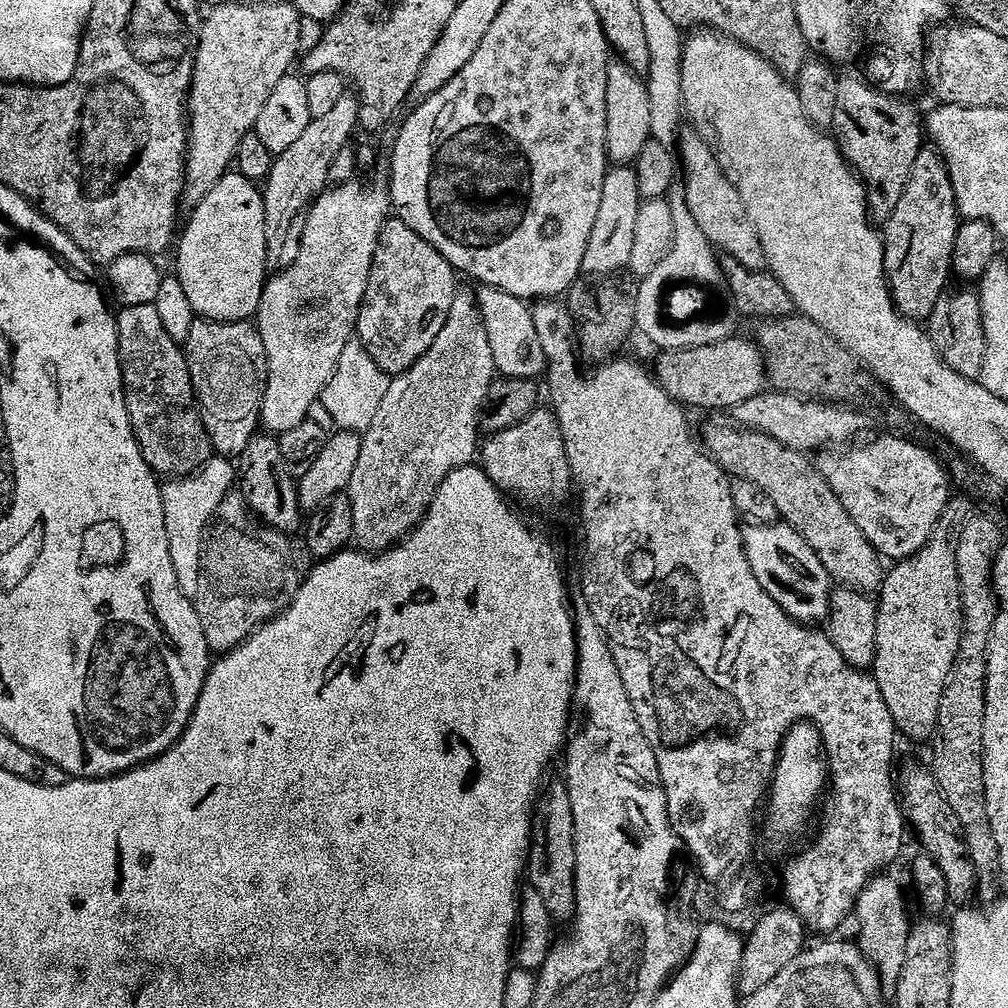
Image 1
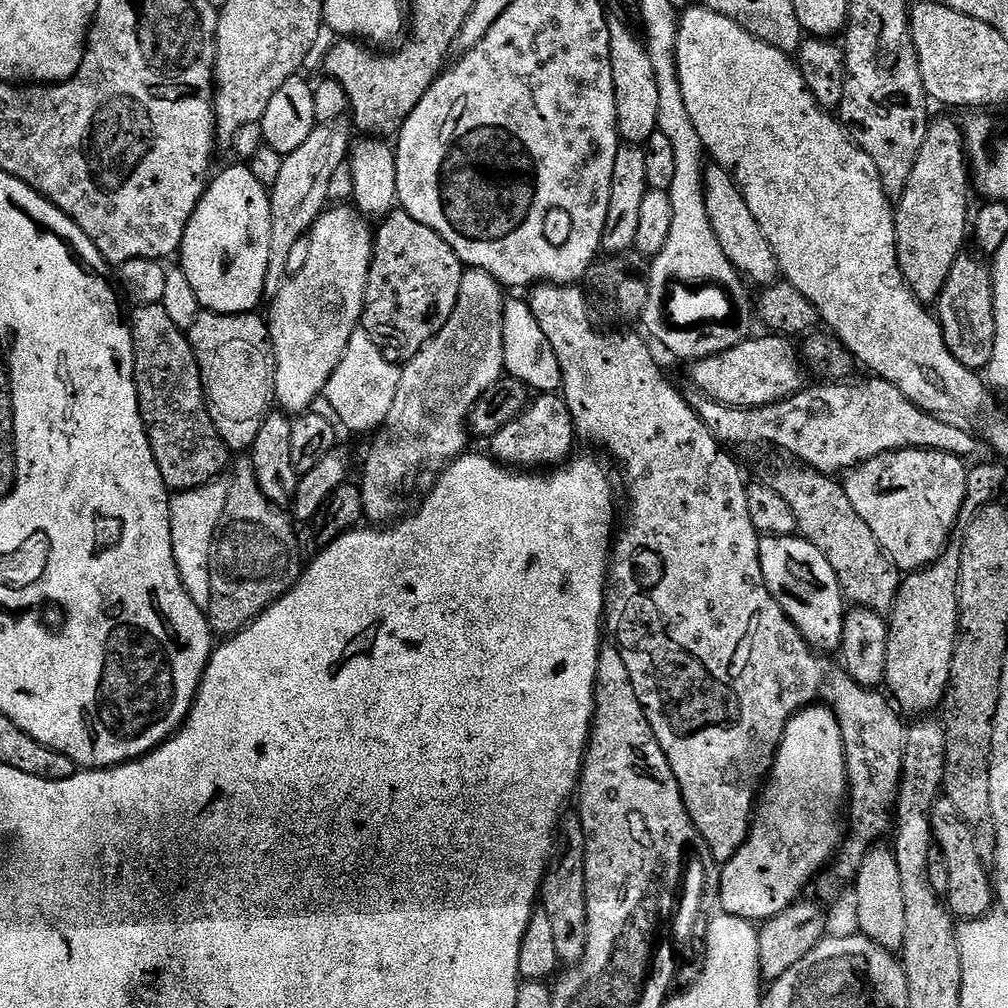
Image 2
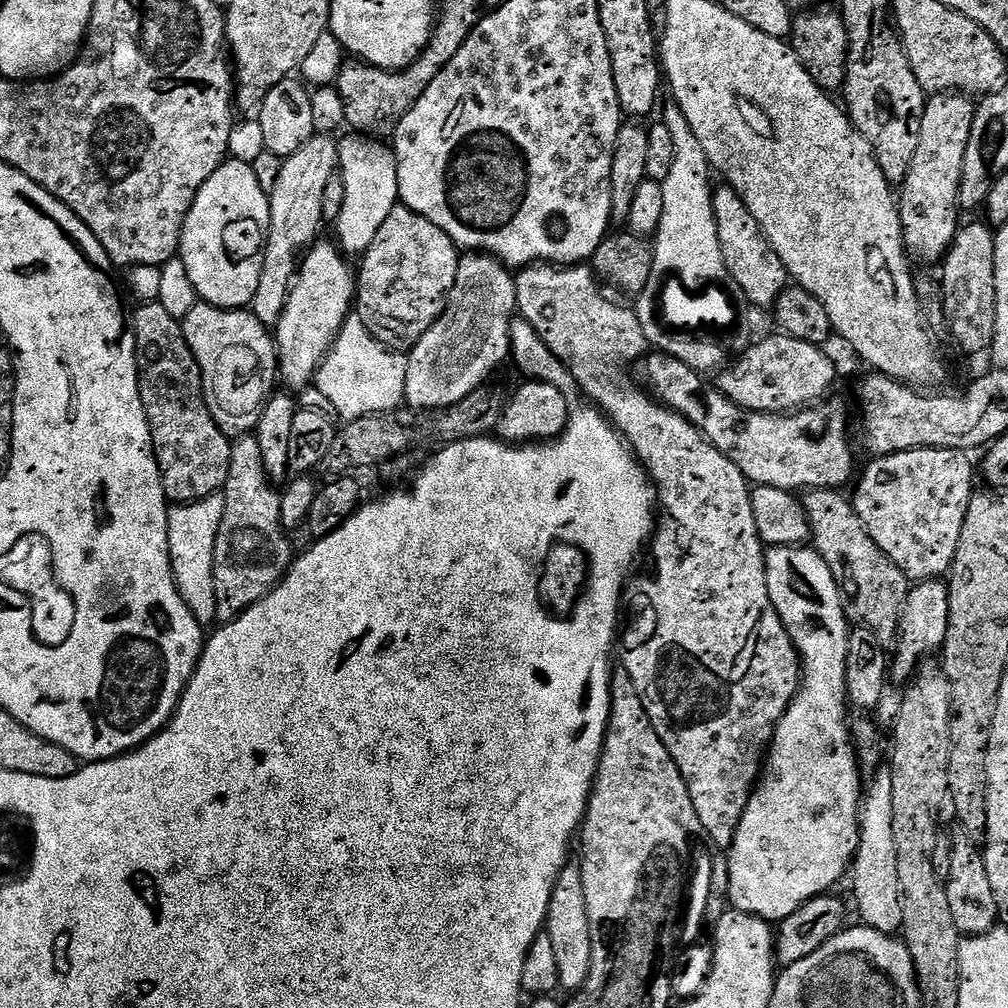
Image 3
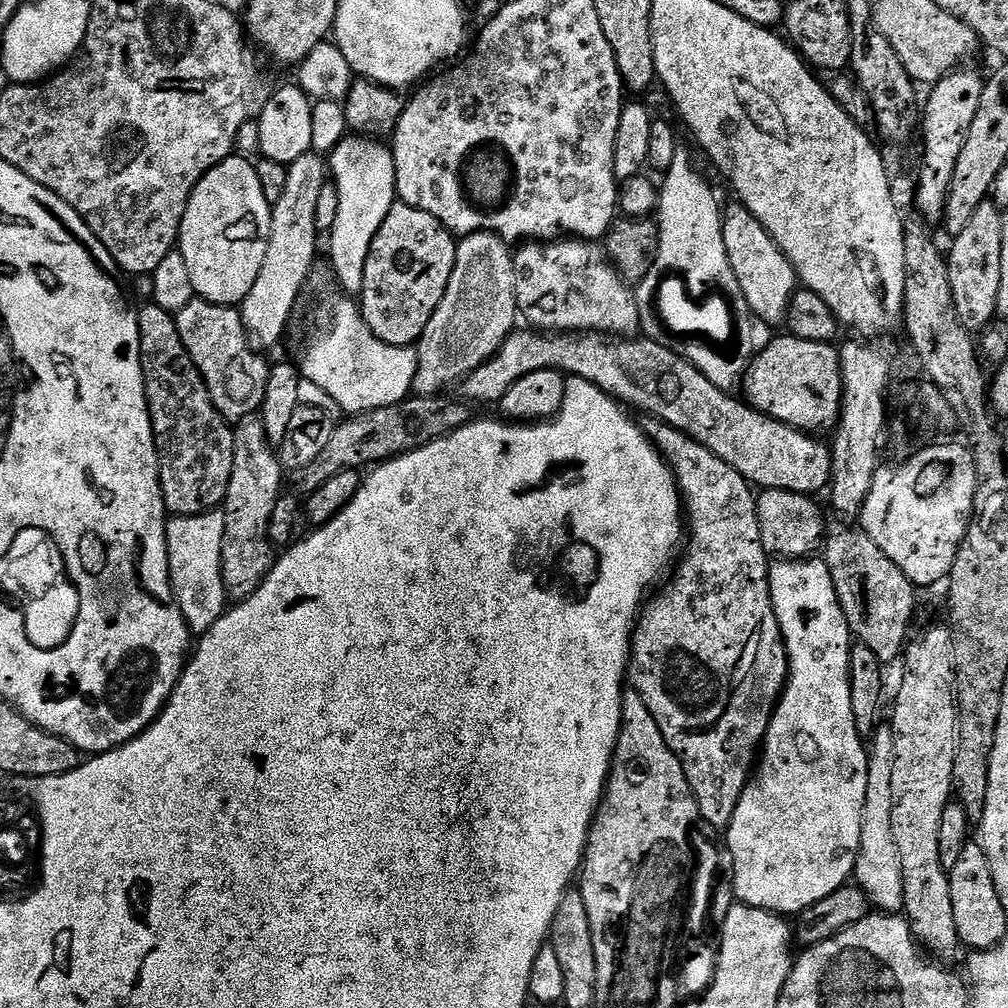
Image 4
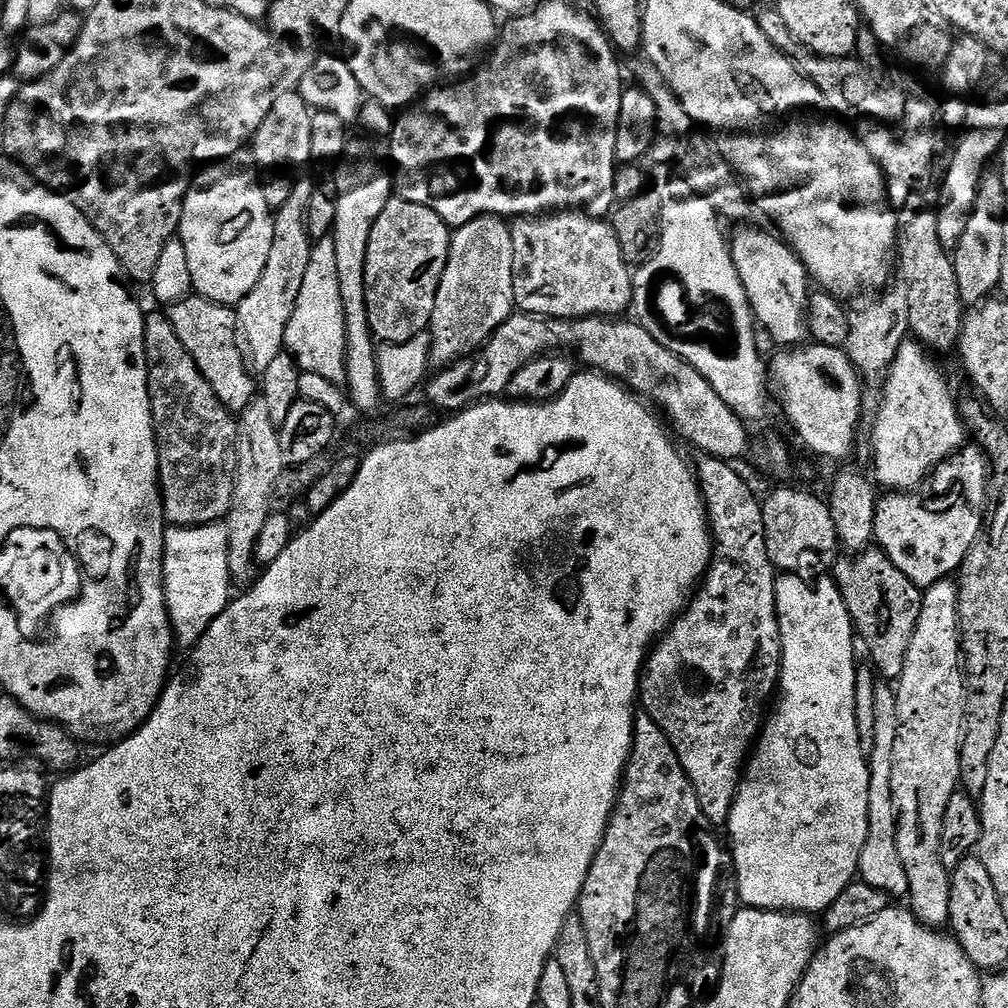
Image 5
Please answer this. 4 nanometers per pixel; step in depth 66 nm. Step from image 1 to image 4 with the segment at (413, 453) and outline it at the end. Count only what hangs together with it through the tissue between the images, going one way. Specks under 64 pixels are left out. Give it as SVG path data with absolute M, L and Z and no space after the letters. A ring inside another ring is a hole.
M473 232L459 241L456 265L450 274L446 294L438 310L430 318L426 330L420 335L416 348L418 370L412 387L417 393L432 398L437 394L447 393L444 392L447 388L455 389L471 372L481 368L504 345L505 338L517 327L514 256L511 251L508 253L508 248L509 245L505 241L491 232Z

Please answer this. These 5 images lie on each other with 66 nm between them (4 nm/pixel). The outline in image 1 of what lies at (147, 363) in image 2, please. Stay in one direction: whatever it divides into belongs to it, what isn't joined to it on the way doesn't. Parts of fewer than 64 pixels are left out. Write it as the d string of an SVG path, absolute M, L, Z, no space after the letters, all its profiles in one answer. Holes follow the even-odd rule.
M155 303L140 306L121 307L116 318L116 329L118 330L118 346L120 347L120 365L122 366L122 378L124 379L124 397L126 398L126 410L130 414L132 429L136 435L138 446L142 450L142 458L150 465L153 472L160 478L187 478L199 472L201 468L208 465L209 460L213 459L212 443L210 434L206 434L206 426L200 417L200 406L196 402L196 391L190 378L190 366L185 349L164 329L162 317L158 315Z

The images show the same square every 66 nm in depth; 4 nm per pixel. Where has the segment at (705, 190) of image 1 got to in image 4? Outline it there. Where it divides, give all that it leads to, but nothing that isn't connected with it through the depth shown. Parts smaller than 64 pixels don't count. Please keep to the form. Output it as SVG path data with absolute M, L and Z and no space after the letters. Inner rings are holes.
M735 207L729 212L727 209L722 216L730 270L734 270L734 278L738 278L742 298L746 298L753 317L759 323L761 320L764 324L783 325L788 319L792 296L798 291L796 272L782 250L772 241L762 222L758 222L758 218L754 218L754 214L750 214L747 208Z

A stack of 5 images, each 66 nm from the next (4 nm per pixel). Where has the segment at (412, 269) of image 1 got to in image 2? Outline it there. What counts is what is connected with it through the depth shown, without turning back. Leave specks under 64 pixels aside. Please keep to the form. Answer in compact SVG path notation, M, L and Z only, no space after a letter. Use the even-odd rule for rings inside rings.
M393 210L379 221L380 229L375 229L374 243L372 245L372 265L370 266L370 274L368 275L368 289L364 295L364 314L362 317L362 330L377 344L381 352L387 354L393 361L407 362L418 354L418 350L422 350L422 346L426 346L426 342L430 337L435 336L438 329L446 326L446 322L450 318L450 314L456 305L456 299L460 293L462 286L462 278L466 271L463 264L452 250L432 230L426 226L419 224L414 218L410 218L408 212L403 210Z

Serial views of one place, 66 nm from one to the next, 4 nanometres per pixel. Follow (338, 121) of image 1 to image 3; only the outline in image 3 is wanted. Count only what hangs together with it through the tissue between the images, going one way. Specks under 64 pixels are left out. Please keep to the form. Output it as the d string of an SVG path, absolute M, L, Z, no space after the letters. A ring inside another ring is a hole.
M313 138L295 155L283 161L278 186L270 193L270 226L264 246L262 278L258 278L258 290L254 294L250 311L261 324L275 326L280 321L288 293L298 276L298 265L306 249L317 243L322 214L322 194L338 172L338 148L326 138Z

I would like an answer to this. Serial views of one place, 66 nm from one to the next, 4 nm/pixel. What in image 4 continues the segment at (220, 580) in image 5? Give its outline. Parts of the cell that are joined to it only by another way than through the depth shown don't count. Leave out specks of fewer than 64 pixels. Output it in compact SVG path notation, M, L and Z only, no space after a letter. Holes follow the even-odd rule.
M204 512L201 516L172 516L168 520L168 561L172 593L193 633L211 630L226 611L226 593L222 582L222 538L226 534L224 512Z

